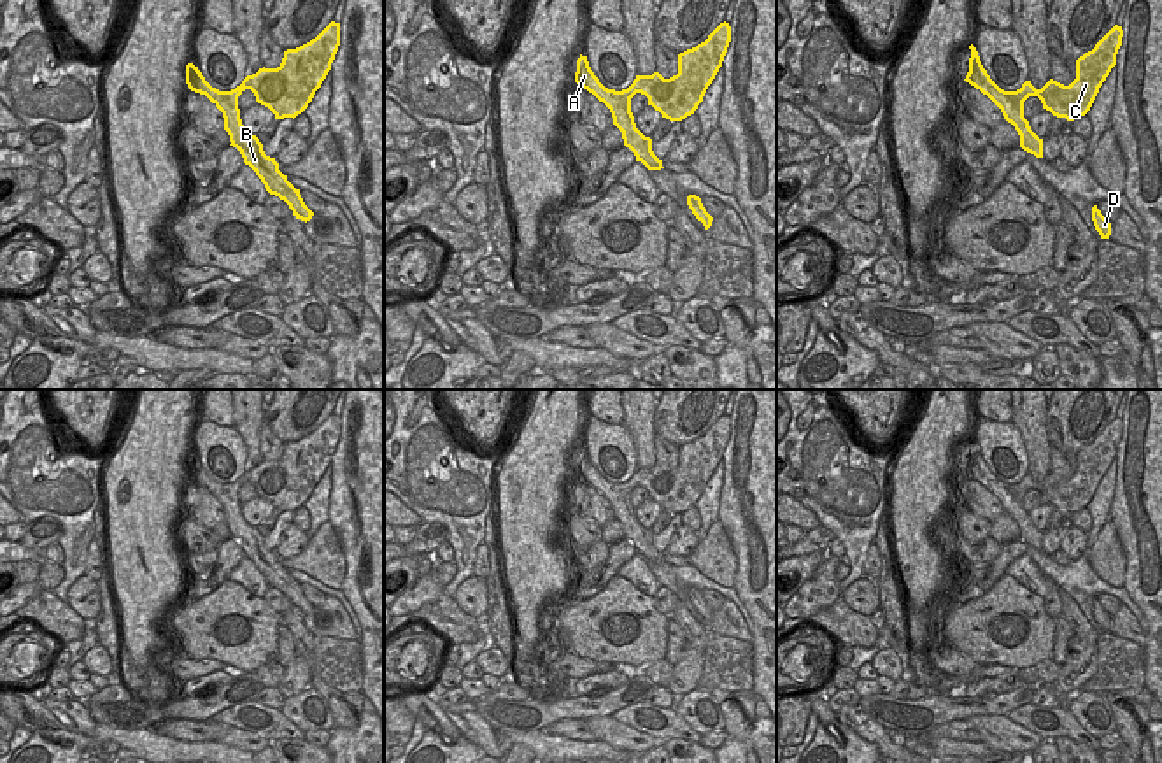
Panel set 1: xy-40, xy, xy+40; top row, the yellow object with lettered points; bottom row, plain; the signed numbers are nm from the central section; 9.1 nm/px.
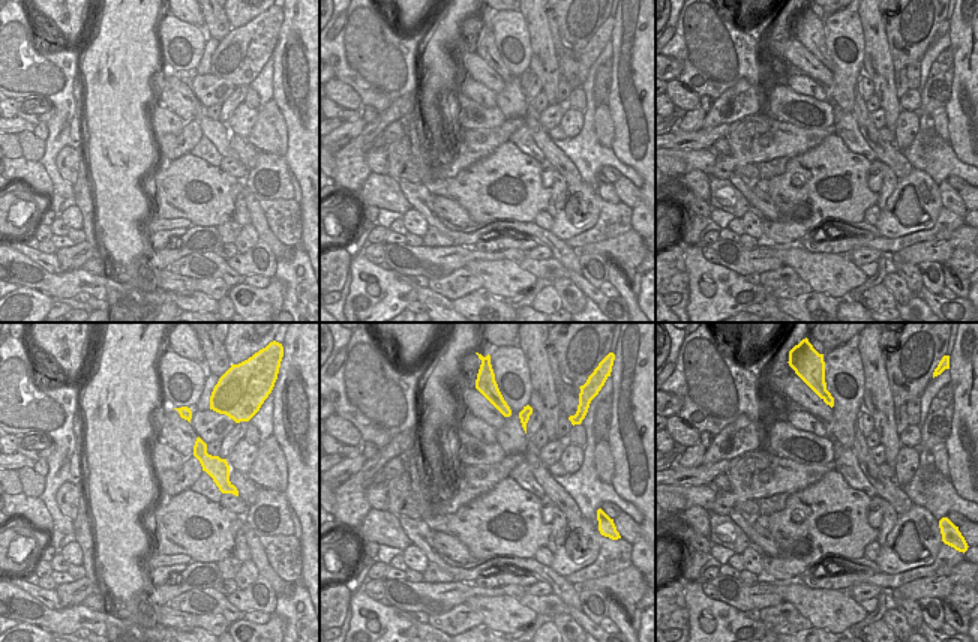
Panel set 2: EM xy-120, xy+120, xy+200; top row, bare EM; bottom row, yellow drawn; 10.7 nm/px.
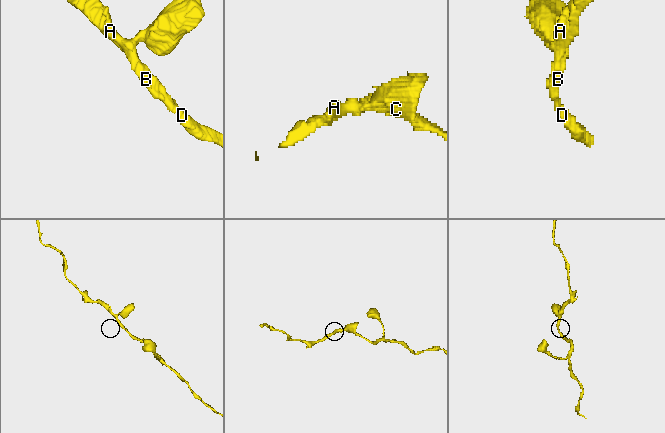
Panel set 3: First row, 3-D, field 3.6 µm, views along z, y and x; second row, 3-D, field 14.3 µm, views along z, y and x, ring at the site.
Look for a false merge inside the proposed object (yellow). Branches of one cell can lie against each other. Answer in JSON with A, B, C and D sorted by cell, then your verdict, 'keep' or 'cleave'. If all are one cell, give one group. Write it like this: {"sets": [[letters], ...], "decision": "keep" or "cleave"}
{"sets": [["A", "B", "C", "D"]], "decision": "keep"}

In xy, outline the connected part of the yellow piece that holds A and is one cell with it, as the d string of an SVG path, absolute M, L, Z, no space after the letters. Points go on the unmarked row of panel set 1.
M720 416L705 435L678 447L678 467L664 472L659 465L636 468L627 482L615 484L605 481L589 460L587 449L577 453L575 475L603 495L613 510L613 517L622 524L624 538L629 540L636 554L648 563L661 563L662 553L652 544L652 531L645 530L634 516L631 491L641 486L648 498L670 514L682 514L694 507L703 489L722 460L731 435L729 416Z

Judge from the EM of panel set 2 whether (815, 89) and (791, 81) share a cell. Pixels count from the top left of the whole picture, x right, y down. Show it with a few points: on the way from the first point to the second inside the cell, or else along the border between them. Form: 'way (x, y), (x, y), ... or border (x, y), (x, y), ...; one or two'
way (809, 87), (797, 83); one

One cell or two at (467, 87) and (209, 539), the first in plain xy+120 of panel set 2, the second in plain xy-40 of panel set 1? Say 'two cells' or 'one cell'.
one cell

